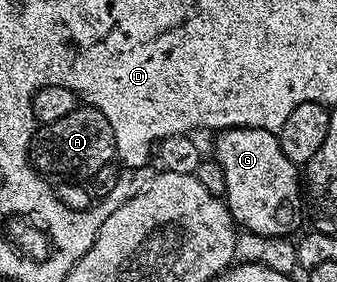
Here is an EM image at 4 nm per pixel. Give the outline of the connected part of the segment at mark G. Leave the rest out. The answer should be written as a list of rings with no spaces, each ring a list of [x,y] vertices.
[[[226,127],[223,131],[218,132],[214,136],[215,152],[213,158],[216,163],[221,165],[221,173],[225,175],[225,202],[231,218],[235,220],[236,224],[242,230],[252,231],[253,233],[261,233],[265,237],[277,237],[282,235],[284,237],[290,236],[290,231],[295,231],[299,227],[299,218],[304,218],[305,215],[305,195],[301,190],[301,171],[300,168],[293,161],[289,161],[289,157],[285,157],[285,153],[281,153],[281,145],[279,144],[279,136],[276,132],[266,131],[265,129],[253,129],[252,127]]]

